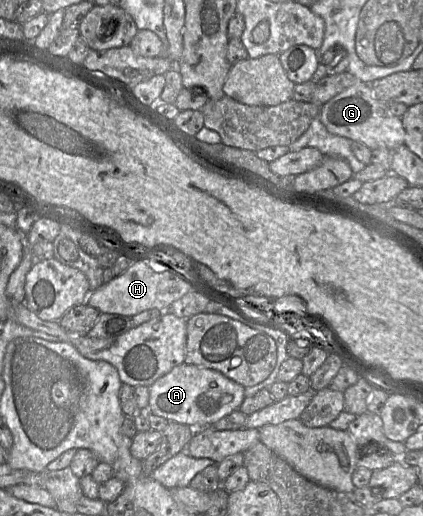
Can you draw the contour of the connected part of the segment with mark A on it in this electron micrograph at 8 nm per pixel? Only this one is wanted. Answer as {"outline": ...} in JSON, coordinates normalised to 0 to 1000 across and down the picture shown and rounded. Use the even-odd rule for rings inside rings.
{"outline":[[[433,703],[352,748],[352,793],[400,818],[444,824],[459,831],[499,828],[508,818],[565,795],[579,750],[522,721]]]}

